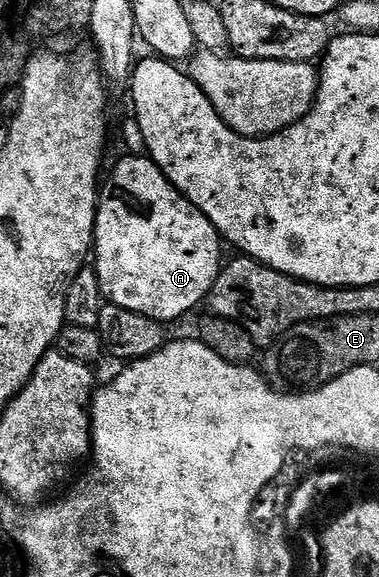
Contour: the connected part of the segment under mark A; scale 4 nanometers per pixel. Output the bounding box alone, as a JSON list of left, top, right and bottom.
[92,156,223,324]

